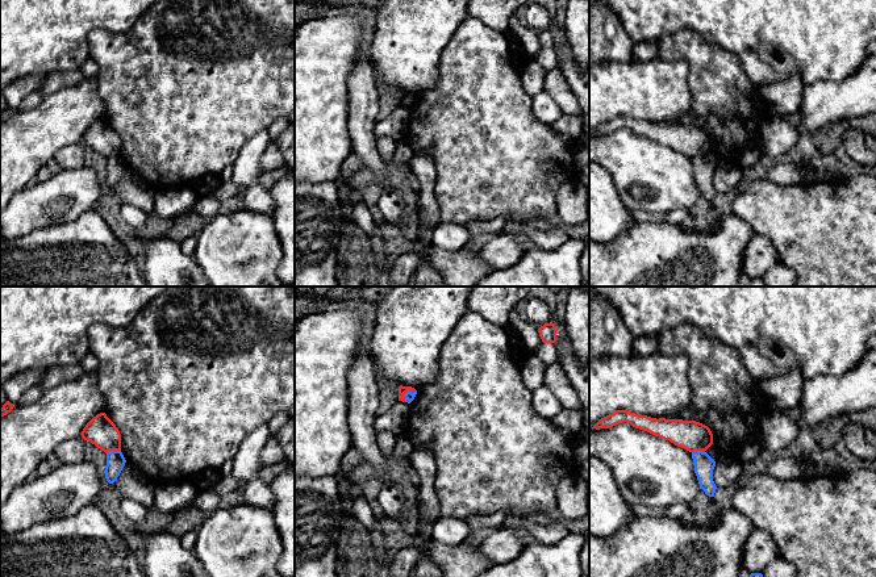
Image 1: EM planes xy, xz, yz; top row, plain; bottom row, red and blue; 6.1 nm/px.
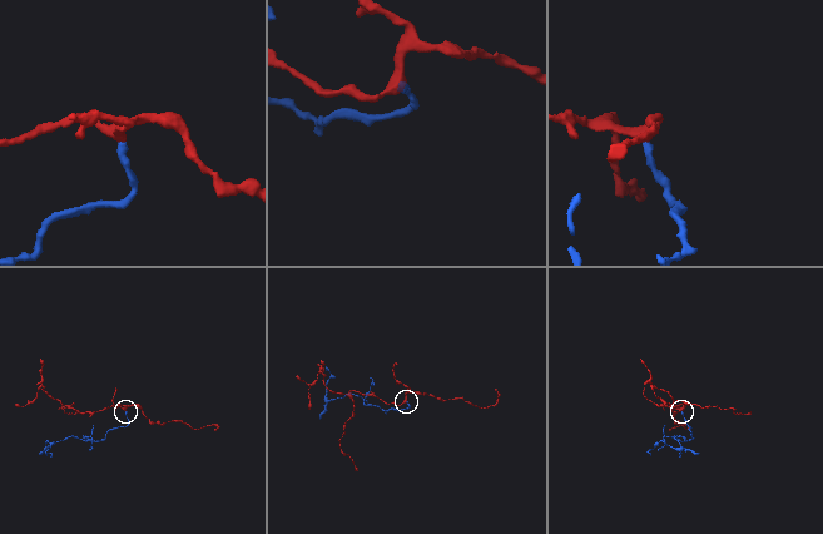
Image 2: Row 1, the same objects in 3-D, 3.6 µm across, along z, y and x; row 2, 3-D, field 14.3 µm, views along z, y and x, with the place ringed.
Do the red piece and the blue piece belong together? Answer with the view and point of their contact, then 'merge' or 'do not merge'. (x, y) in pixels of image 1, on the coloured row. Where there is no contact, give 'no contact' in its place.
contact xy (112, 450); do not merge

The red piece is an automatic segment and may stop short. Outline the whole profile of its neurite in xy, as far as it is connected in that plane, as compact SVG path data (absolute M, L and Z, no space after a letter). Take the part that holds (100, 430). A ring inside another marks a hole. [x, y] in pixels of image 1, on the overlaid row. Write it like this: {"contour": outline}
{"contour": "M105 413L97 414L85 425L82 438L105 453L109 451L121 451L121 434Z"}

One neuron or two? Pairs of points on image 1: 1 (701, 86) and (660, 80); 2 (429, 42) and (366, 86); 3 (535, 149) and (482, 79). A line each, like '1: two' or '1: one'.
1: two
2: two
3: one

